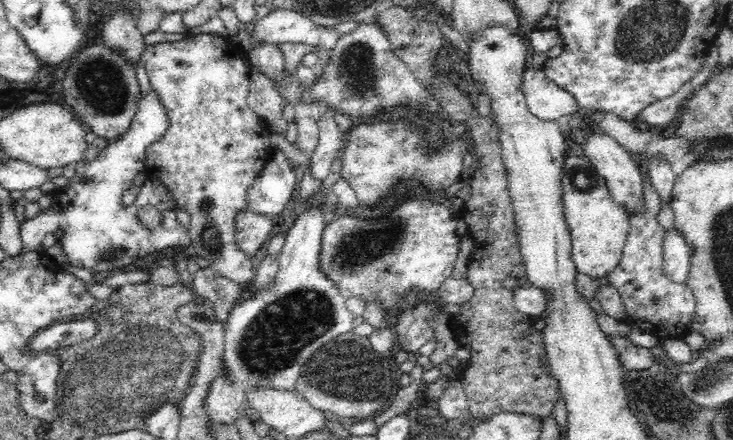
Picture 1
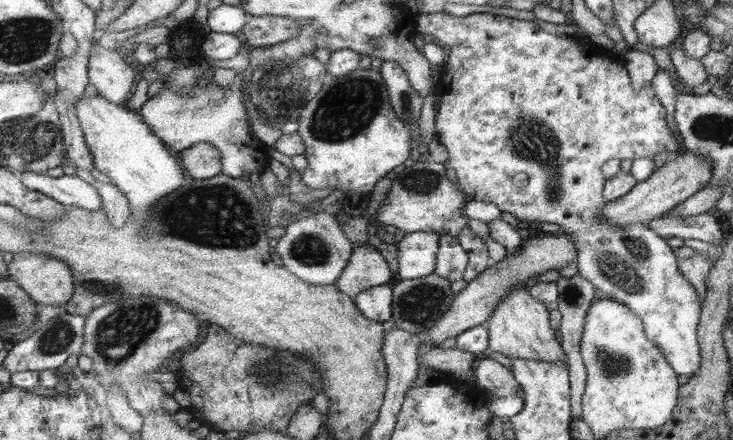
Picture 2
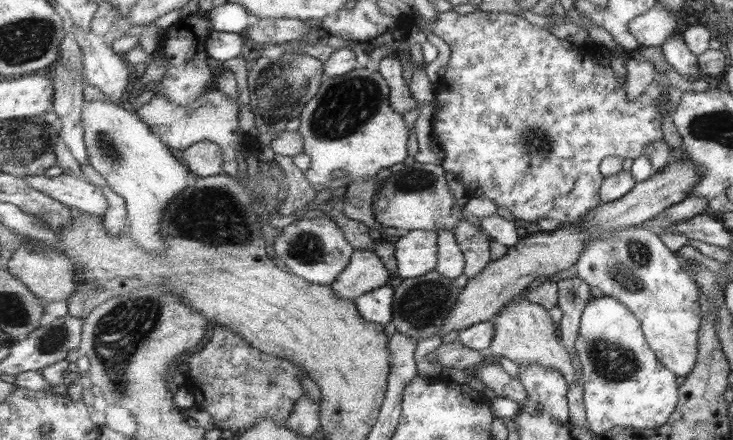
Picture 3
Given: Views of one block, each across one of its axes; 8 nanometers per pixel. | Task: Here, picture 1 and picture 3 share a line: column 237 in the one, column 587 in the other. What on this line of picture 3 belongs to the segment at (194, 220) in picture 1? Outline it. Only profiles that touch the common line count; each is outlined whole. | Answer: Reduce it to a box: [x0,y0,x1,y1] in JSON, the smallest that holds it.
[416,10,702,378]

